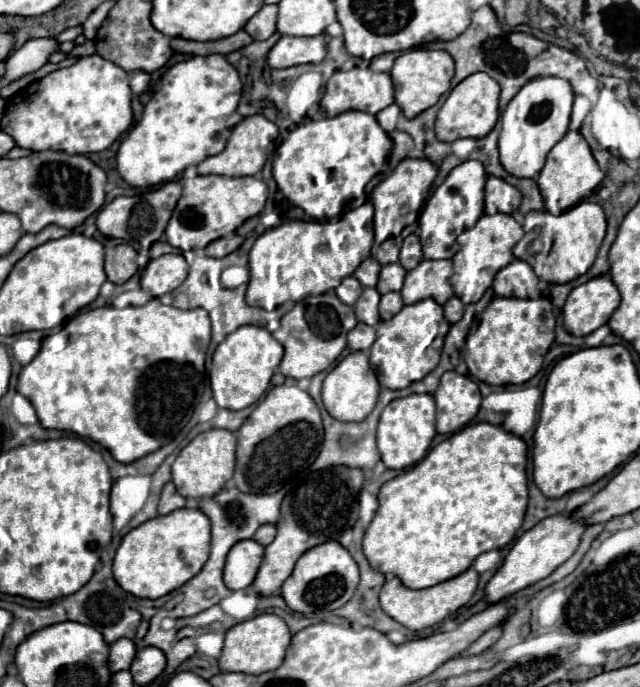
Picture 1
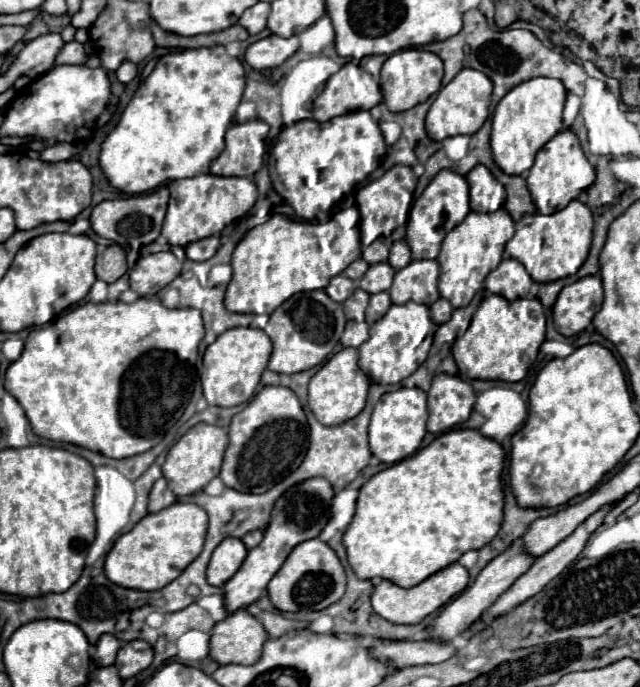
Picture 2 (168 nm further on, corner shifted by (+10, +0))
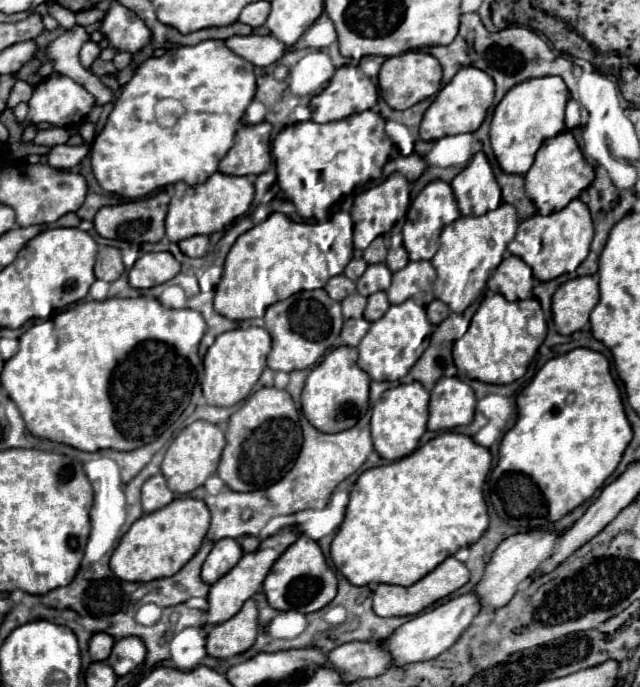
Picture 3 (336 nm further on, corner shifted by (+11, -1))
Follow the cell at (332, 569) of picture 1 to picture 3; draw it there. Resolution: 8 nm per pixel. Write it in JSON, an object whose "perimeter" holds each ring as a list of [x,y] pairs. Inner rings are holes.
{"perimeter":[[[300,535],[296,539],[296,545],[290,545],[284,551],[284,557],[276,561],[276,565],[264,579],[264,595],[270,607],[278,611],[300,611],[300,613],[320,611],[336,597],[336,591],[338,591],[338,579],[334,571],[328,567],[320,545],[306,535]]]}

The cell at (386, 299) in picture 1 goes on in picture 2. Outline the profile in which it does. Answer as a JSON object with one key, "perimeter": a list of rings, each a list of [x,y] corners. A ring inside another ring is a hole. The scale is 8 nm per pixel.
{"perimeter":[[[379,292],[379,294],[373,294],[371,300],[369,300],[369,306],[367,306],[367,312],[365,312],[365,320],[367,324],[371,326],[373,322],[377,322],[391,306],[391,298],[387,292]]]}

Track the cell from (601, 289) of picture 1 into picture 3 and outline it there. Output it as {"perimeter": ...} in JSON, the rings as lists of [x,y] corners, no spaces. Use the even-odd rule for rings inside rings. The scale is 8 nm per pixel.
{"perimeter":[[[576,277],[560,285],[552,297],[552,315],[554,325],[560,335],[572,335],[580,331],[592,309],[598,305],[600,291],[596,277]]]}

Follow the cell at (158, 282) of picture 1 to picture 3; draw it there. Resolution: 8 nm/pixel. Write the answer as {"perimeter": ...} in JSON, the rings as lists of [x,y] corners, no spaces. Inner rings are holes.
{"perimeter":[[[146,253],[128,273],[134,289],[150,289],[174,279],[180,273],[180,263],[172,253]]]}

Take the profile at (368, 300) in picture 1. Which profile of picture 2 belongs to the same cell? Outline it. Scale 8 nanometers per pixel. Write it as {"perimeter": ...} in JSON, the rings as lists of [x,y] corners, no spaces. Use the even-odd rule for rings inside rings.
{"perimeter":[[[355,290],[353,296],[349,296],[349,300],[343,302],[343,312],[347,316],[347,320],[355,320],[355,322],[363,322],[365,320],[365,310],[369,304],[369,294],[365,290]]]}

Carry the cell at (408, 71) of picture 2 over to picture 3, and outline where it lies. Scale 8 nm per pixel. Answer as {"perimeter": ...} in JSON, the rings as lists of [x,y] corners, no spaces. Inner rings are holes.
{"perimeter":[[[406,51],[396,57],[388,57],[382,63],[380,75],[378,75],[378,85],[380,85],[380,95],[382,99],[392,107],[392,109],[408,109],[440,91],[440,81],[442,81],[442,67],[436,57],[430,53],[422,51]]]}

